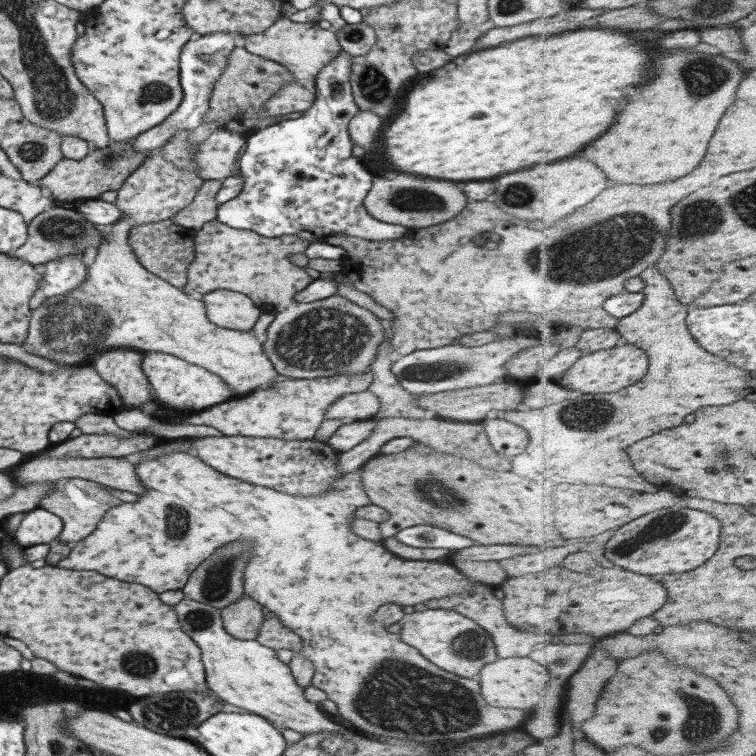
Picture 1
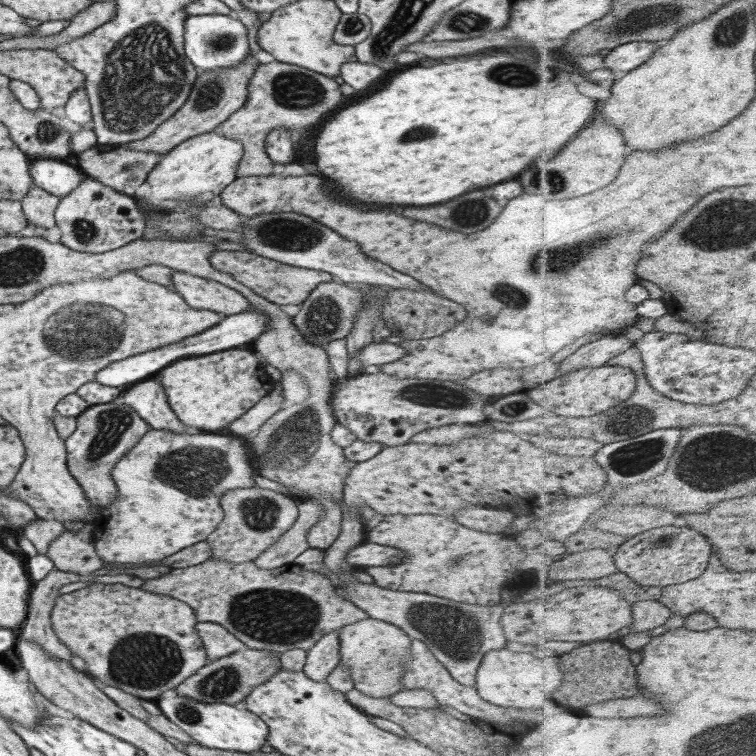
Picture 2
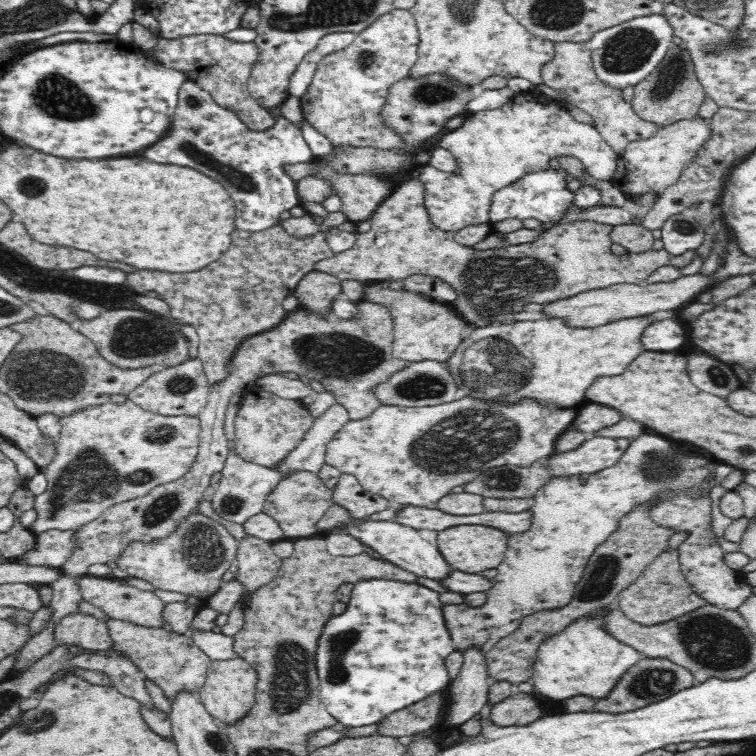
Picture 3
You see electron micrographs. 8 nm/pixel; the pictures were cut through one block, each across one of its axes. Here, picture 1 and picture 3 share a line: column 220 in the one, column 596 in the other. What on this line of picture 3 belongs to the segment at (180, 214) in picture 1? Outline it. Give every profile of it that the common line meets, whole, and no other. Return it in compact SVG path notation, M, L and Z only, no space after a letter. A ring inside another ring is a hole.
M570 155L569 157L560 157L558 159L560 168L568 173L568 180L580 178L583 180L582 185L592 185L596 189L600 189L600 205L616 206L620 208L628 208L629 203L622 191L612 185L610 181L598 181L592 178L588 173L584 174L584 165L580 159Z

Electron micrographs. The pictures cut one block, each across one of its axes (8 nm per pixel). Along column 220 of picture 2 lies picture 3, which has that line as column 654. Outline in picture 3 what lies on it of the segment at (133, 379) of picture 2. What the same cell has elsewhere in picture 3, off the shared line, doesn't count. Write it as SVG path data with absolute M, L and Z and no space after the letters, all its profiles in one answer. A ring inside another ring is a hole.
M668 317L650 323L640 340L646 351L678 350L686 340L686 332L677 321Z

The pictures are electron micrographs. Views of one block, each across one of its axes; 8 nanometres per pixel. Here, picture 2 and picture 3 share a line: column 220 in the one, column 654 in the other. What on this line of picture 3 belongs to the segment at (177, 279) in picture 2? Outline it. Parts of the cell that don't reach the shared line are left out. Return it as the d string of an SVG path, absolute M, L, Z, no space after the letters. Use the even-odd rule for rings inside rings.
M698 272L696 275L678 276L670 282L612 285L575 294L570 298L550 301L544 305L542 314L561 318L570 328L596 328L596 326L604 326L625 318L648 316L654 312L660 312L660 310L675 311L689 303L694 298L694 294L702 293L702 290L711 282L711 276L708 277L708 275Z

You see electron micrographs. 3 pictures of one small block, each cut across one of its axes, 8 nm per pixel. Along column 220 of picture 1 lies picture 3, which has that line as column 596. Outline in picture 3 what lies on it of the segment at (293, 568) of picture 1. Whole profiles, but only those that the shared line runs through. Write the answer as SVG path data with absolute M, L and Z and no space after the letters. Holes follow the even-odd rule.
M646 433L631 439L620 461L612 467L595 474L553 477L532 499L530 530L520 534L520 538L518 534L508 538L506 558L498 566L497 575L491 579L486 603L478 608L470 608L465 603L456 604L456 606L443 604L444 621L456 651L463 653L468 648L477 648L485 653L500 639L512 634L522 622L522 618L540 610L565 608L575 598L574 586L580 582L582 568L586 568L594 548L602 544L616 530L616 526L620 526L618 520L624 514L638 507L638 504L652 500L654 496L668 496L666 502L654 506L654 510L650 512L654 522L659 526L672 528L676 533L688 533L688 537L677 549L681 570L692 591L710 605L722 610L737 610L744 605L754 592L748 584L744 583L743 574L724 562L725 552L712 531L712 500L710 496L702 495L702 484L713 476L714 461L707 460L693 447L679 445L675 440L660 434Z

